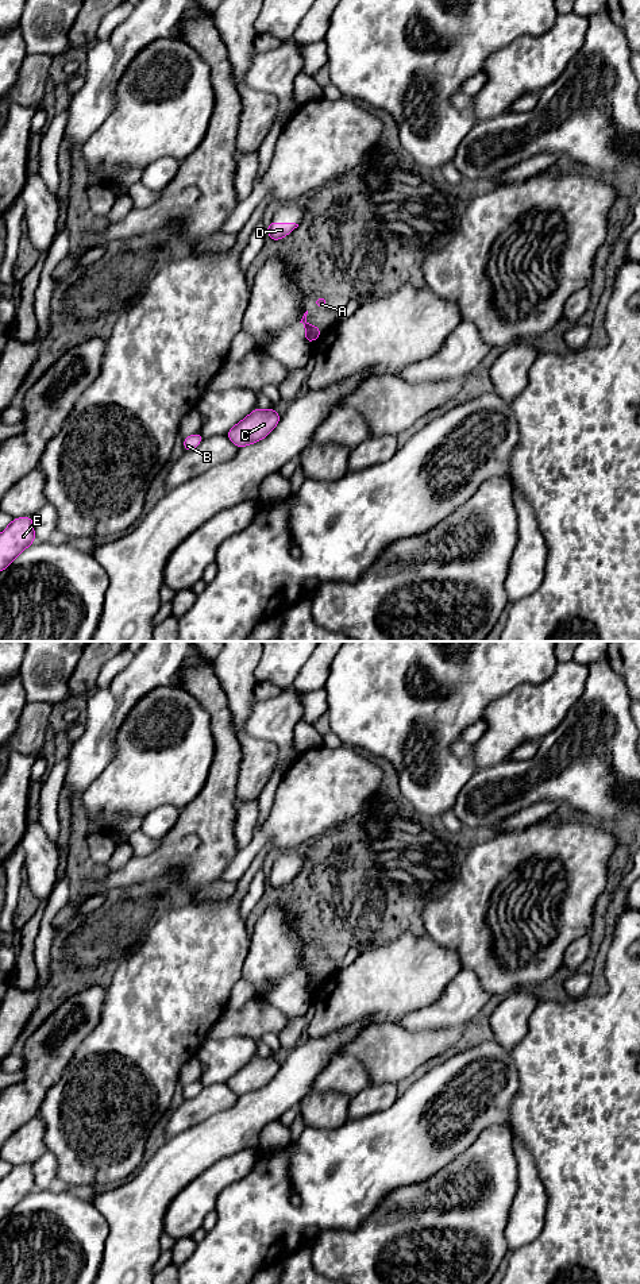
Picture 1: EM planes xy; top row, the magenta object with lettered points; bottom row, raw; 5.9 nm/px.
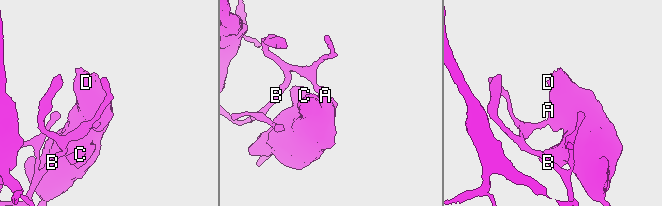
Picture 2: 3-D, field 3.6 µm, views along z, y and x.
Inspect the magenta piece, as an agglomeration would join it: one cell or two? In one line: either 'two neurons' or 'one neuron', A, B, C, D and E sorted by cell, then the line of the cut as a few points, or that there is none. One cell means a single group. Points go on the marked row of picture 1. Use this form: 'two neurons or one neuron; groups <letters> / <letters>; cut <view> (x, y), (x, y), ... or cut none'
two neurons; groups A C D / B E; cut xy (305, 336), (311, 342)

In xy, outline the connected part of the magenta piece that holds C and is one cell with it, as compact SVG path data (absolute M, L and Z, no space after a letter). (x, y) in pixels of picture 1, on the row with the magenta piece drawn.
M255 408L247 417L234 425L225 436L238 448L242 448L265 439L279 420L281 416L273 408L266 410Z

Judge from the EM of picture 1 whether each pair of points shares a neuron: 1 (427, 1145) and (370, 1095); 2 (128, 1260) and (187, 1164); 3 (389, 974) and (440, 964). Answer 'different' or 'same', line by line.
1: different
2: same
3: same

